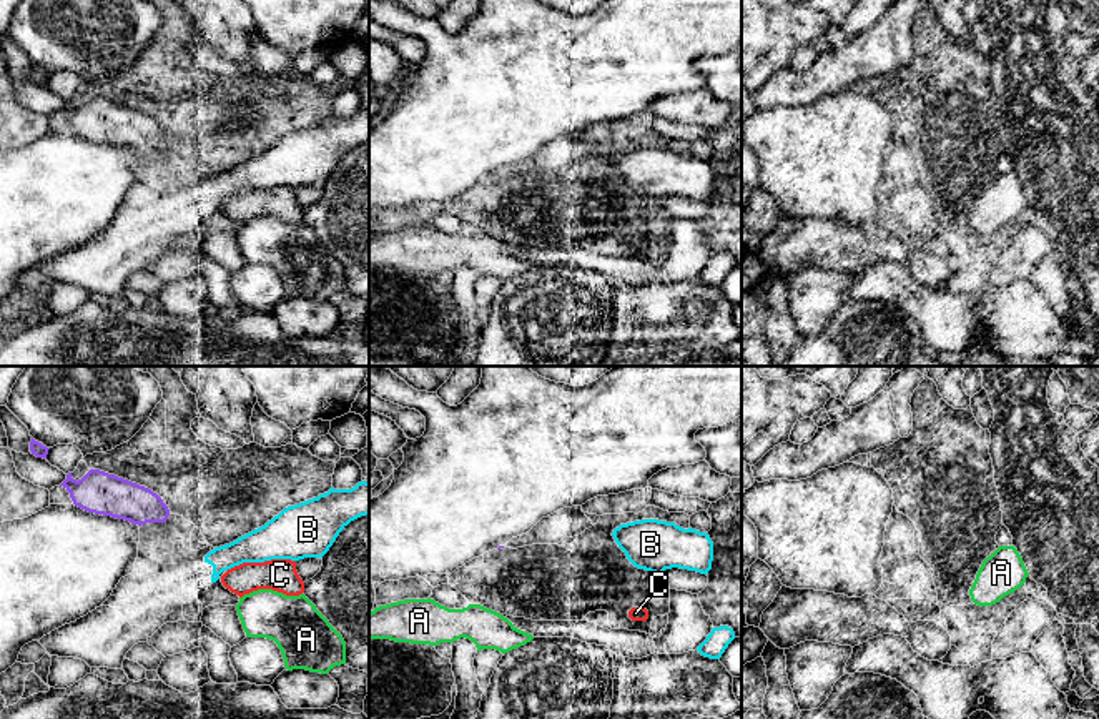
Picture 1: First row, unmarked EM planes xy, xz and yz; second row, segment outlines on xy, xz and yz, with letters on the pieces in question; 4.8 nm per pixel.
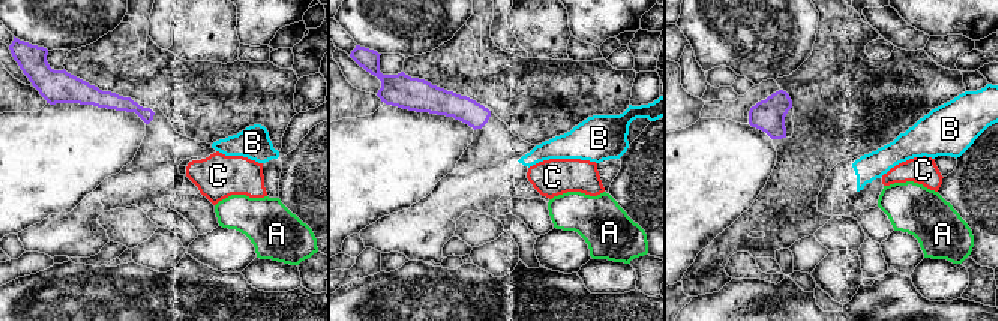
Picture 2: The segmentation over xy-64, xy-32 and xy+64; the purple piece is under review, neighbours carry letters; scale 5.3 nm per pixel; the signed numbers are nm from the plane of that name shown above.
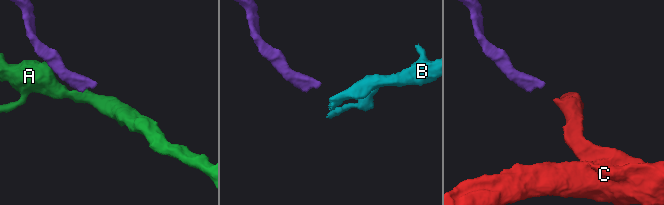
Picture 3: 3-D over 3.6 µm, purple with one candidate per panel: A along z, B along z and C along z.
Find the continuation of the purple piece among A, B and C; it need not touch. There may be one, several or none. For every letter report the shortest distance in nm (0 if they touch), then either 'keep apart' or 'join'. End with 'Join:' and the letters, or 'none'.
A: 500 nm | keep apart
B: 260 nm | keep apart
C: 380 nm | join
Join: C

